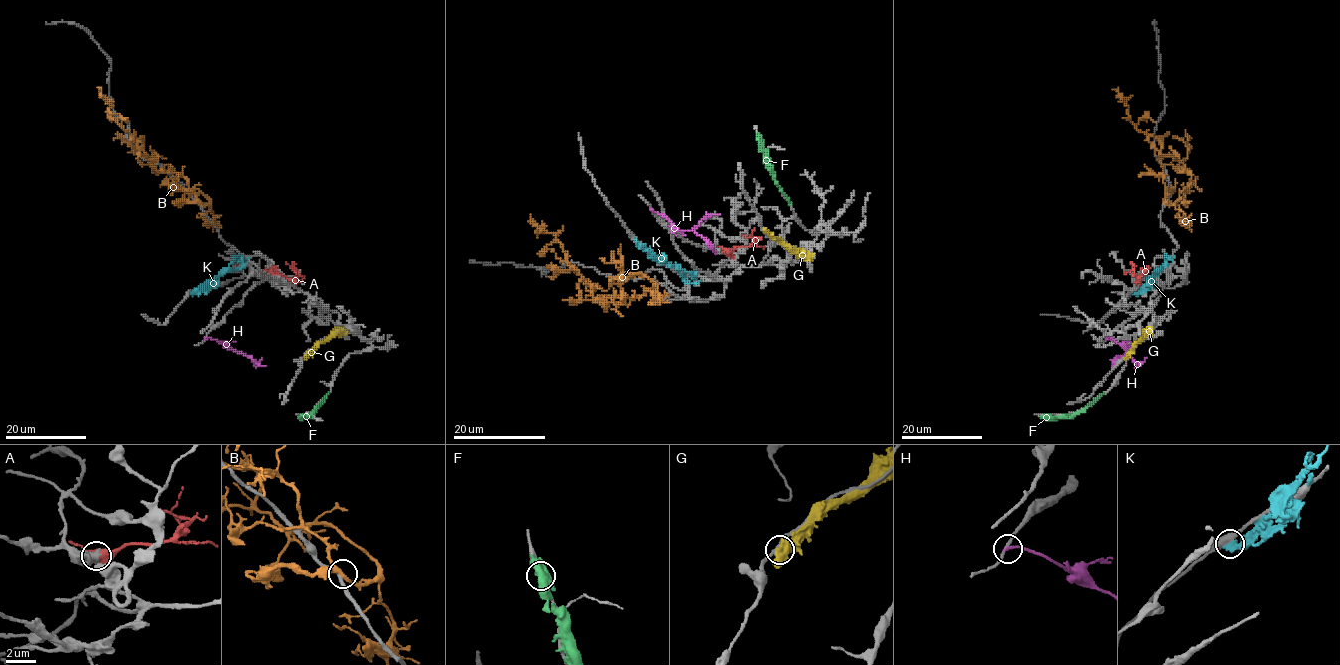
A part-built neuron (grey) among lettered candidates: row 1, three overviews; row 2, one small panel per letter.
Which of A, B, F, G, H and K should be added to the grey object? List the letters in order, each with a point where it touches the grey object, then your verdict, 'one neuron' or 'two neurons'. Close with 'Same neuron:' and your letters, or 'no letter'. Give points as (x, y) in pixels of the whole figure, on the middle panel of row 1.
A: contact (726, 251); two neurons
B: contact (645, 275); two neurons
F: contact (759, 140); two neurons
G: contact (765, 231); two neurons
H: contact (652, 209); two neurons
K: contact (636, 240); two neurons
Same neuron: no letter

